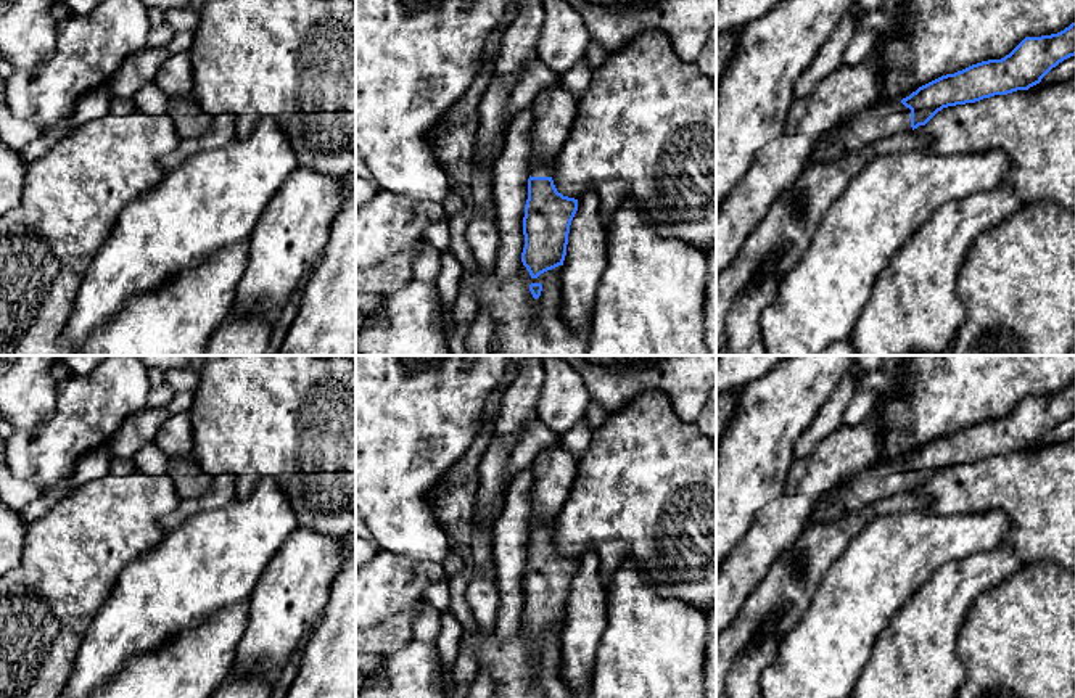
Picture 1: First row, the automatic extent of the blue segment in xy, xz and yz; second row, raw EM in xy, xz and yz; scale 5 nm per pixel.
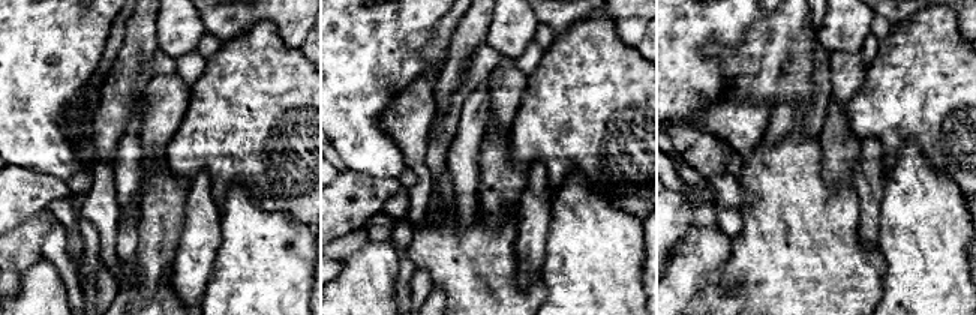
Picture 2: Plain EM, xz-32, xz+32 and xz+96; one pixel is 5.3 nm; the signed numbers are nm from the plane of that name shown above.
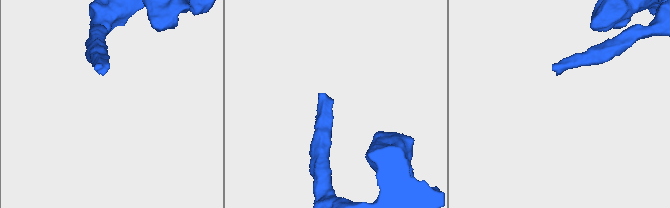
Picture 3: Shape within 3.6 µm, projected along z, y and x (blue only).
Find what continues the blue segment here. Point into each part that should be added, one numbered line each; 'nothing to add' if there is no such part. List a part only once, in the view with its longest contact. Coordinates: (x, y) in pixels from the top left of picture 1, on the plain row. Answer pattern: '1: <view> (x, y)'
1: yz (885, 478)

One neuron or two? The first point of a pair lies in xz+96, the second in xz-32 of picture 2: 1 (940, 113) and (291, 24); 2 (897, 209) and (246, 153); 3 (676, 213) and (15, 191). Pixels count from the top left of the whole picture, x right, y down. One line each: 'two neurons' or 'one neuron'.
1: two neurons
2: two neurons
3: one neuron

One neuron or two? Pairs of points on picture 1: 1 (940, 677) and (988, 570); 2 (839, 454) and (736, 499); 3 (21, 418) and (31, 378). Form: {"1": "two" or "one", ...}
{"1": "one", "2": "two", "3": "one"}

